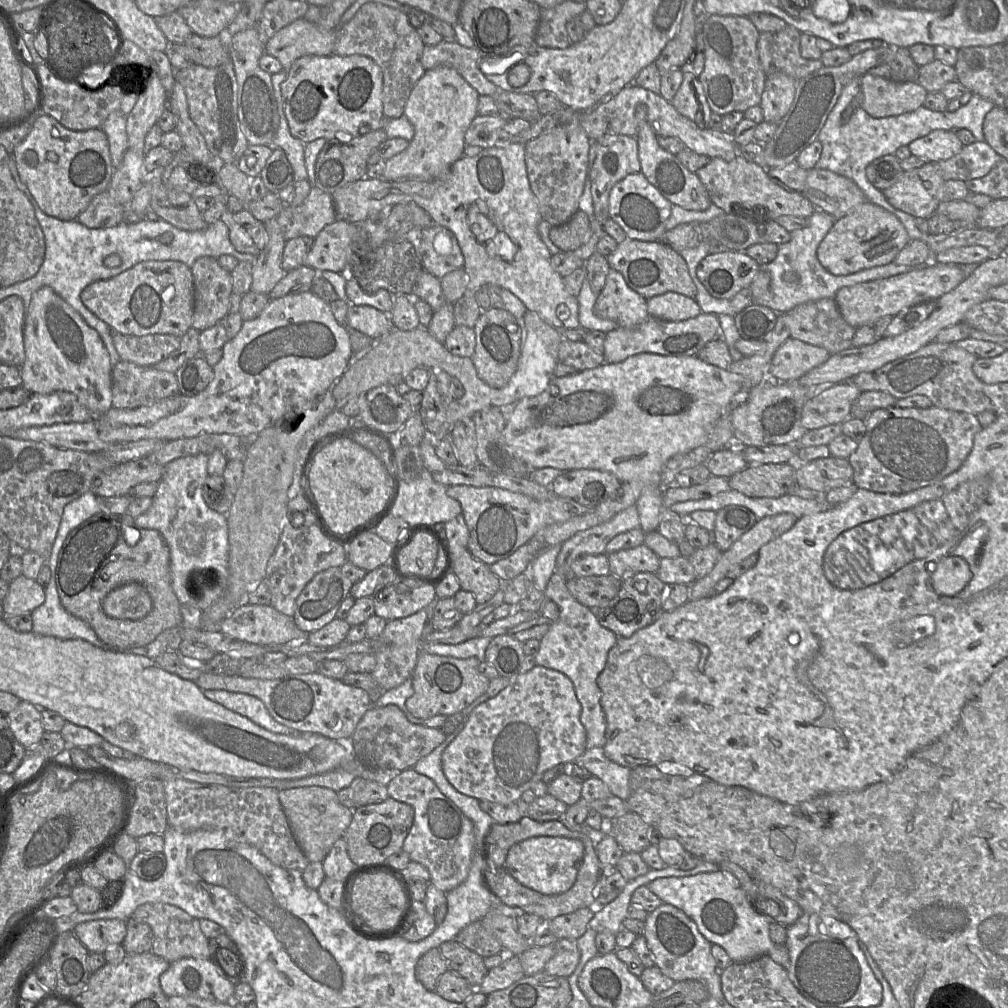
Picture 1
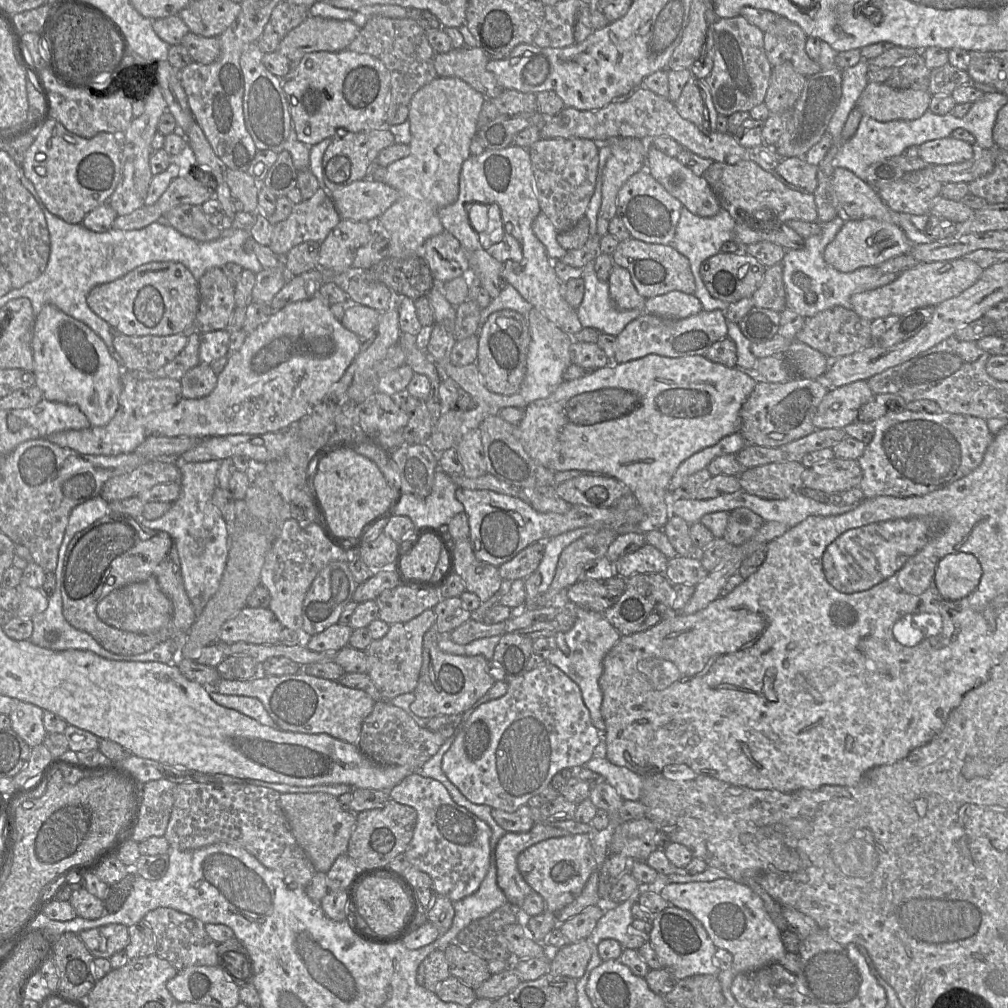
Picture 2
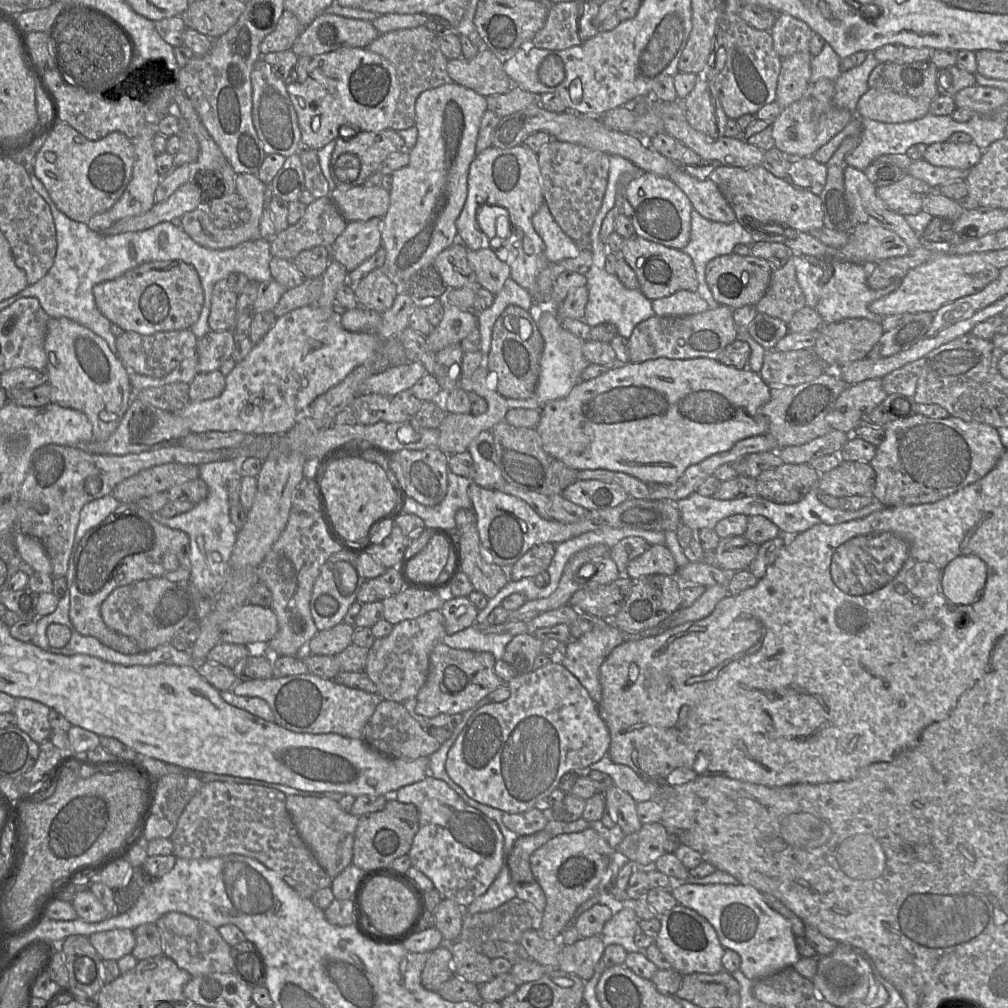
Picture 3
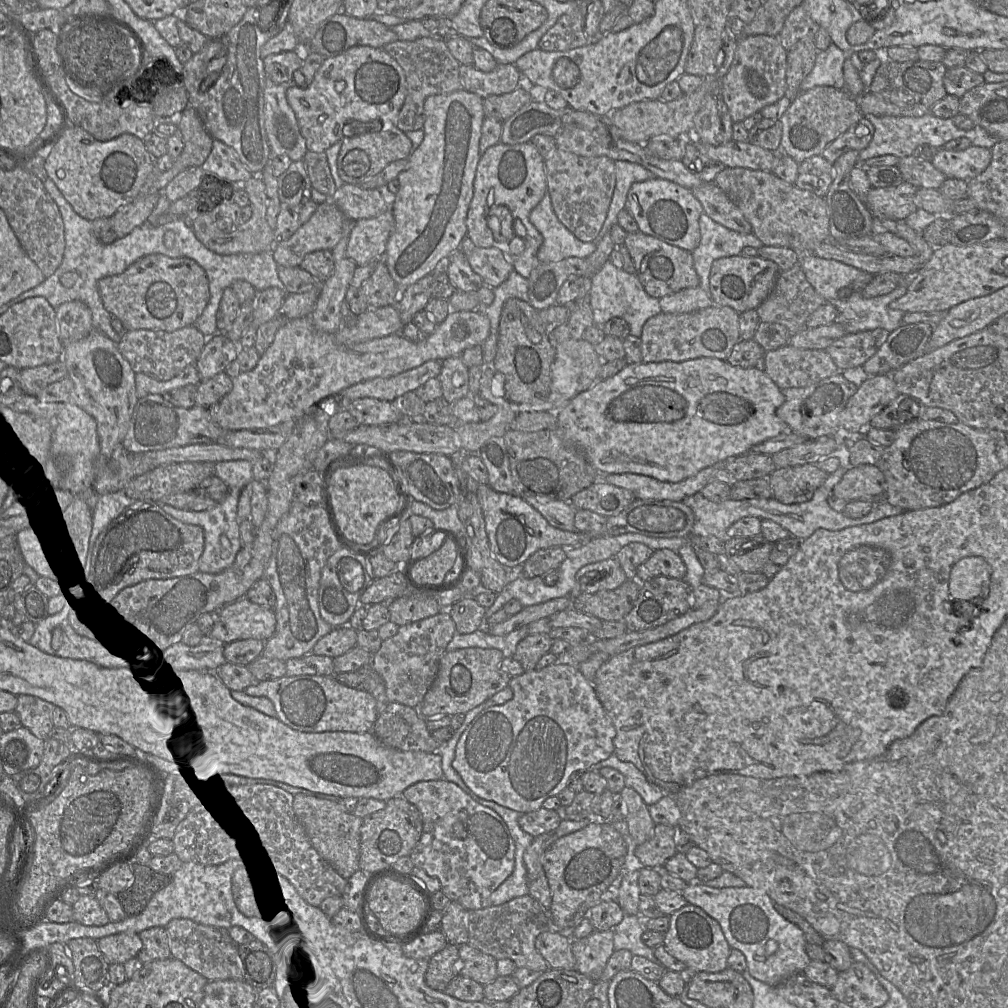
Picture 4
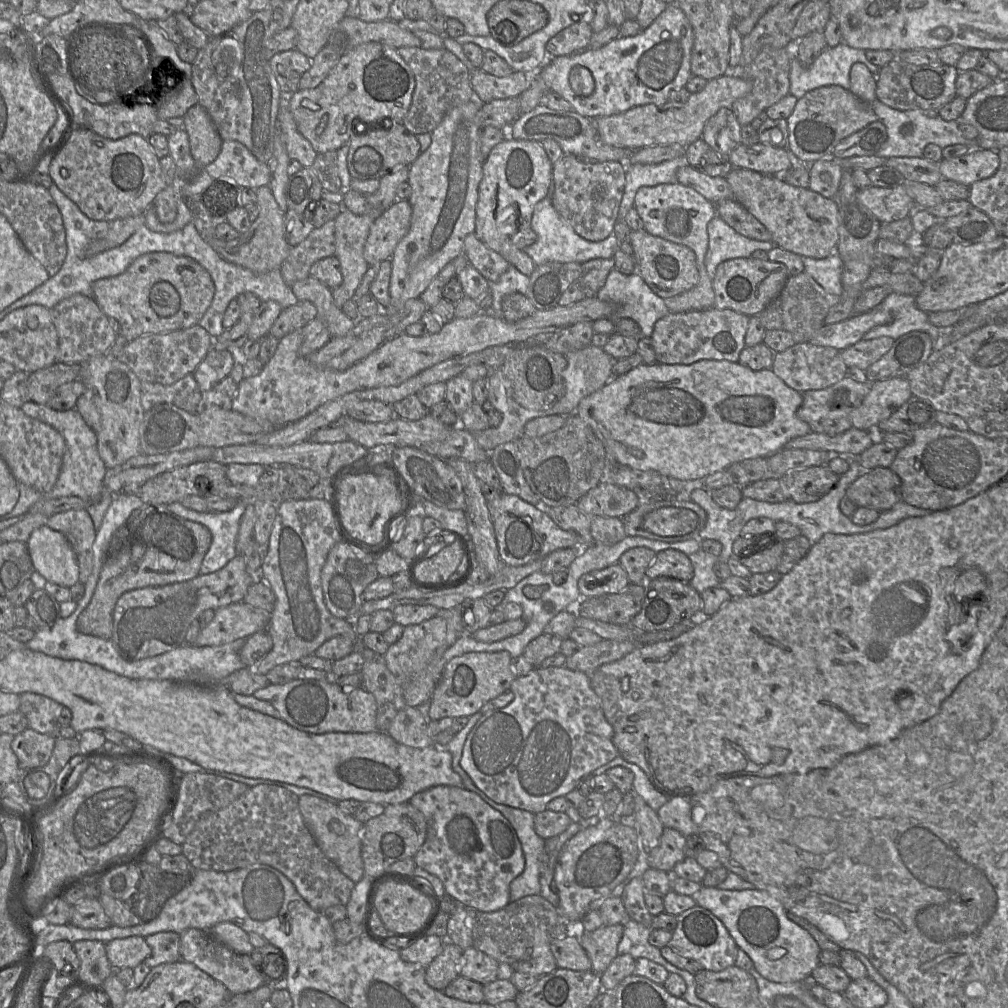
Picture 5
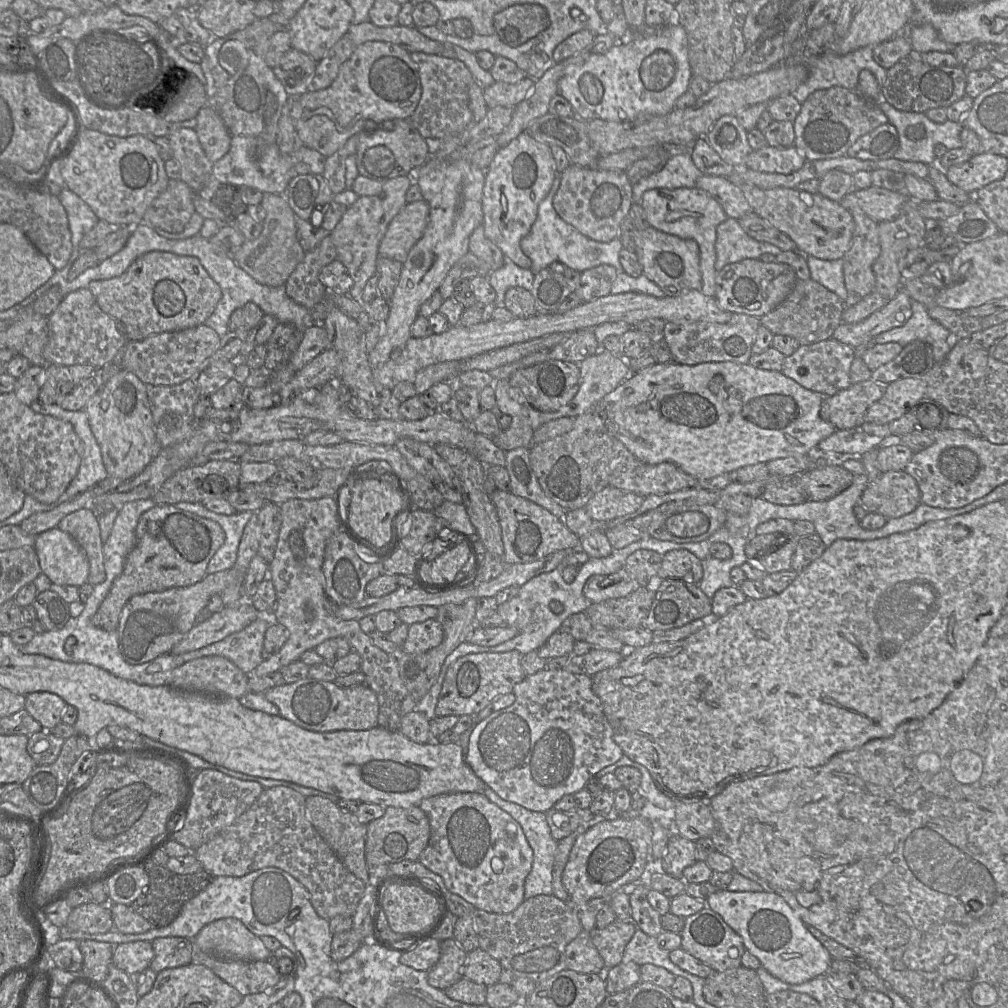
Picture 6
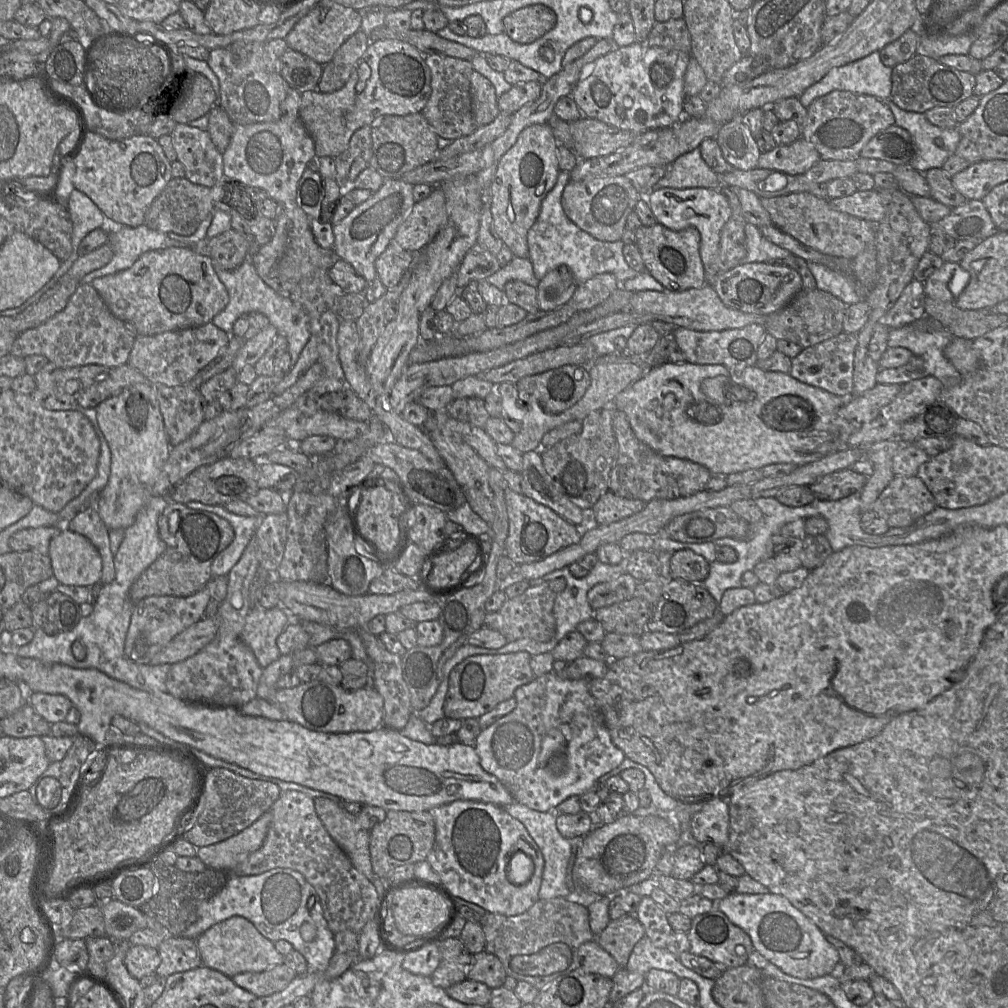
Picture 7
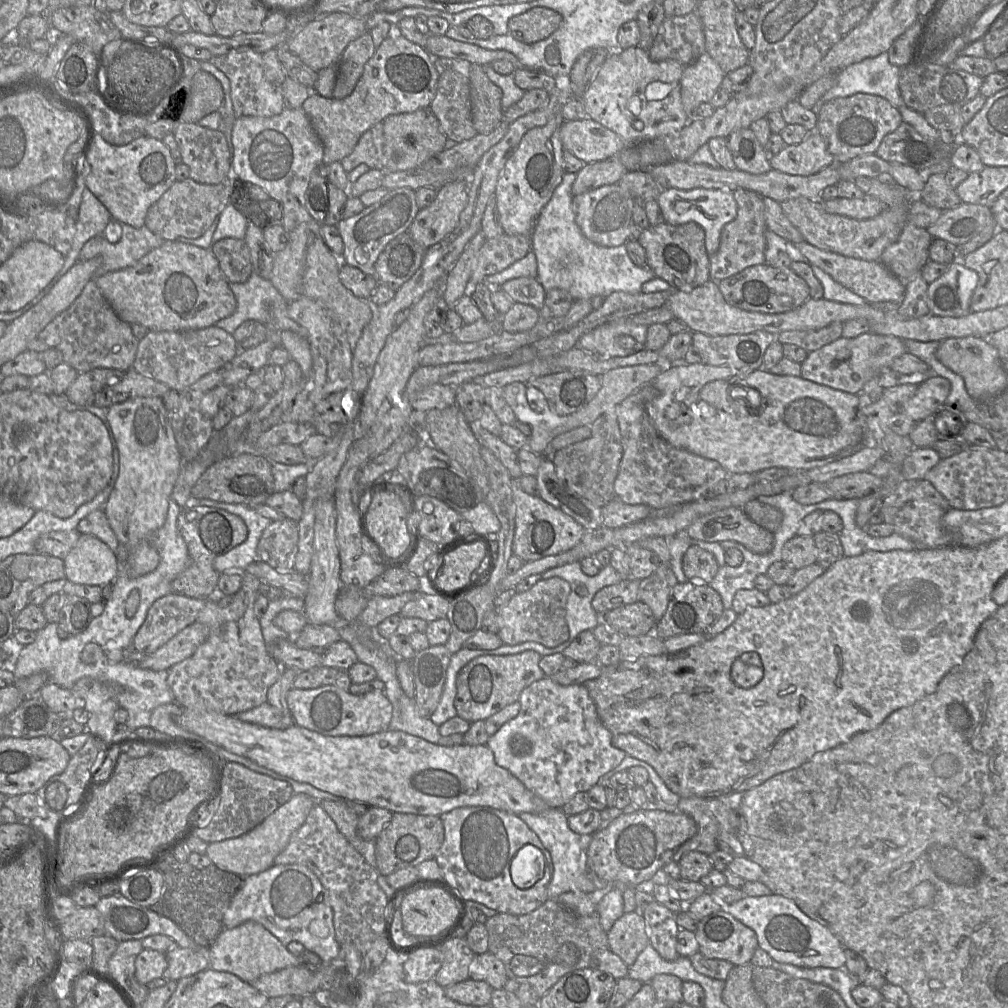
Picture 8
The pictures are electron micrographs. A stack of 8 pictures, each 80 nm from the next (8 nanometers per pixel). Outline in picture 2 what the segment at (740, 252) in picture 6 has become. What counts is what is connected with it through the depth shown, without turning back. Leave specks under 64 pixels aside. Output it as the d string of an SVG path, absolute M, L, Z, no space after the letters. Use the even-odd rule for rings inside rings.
M684 206L681 209L676 234L671 245L688 258L696 284L695 295L700 300L704 311L722 310L725 312L728 307L728 303L714 298L709 293L701 278L700 267L705 260L720 253L724 243L733 239L735 225L734 218L723 208L712 217L695 215Z

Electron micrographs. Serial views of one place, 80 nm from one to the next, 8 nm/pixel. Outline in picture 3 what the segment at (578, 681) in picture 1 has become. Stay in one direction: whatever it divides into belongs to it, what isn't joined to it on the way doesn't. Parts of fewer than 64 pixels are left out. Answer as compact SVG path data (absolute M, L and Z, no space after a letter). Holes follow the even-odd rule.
M607 621L606 625L597 625L578 639L572 639L564 643L561 652L556 656L556 660L551 660L551 662L559 662L569 670L598 705L601 700L600 666L612 650L620 645L624 639L625 635L612 622Z

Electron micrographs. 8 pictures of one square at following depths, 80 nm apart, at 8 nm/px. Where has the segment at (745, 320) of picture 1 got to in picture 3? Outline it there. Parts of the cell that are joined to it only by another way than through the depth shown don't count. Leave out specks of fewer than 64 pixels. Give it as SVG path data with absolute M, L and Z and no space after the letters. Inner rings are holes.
M758 312L746 332L768 351L775 350L778 341L785 337L789 330L787 324L781 319Z

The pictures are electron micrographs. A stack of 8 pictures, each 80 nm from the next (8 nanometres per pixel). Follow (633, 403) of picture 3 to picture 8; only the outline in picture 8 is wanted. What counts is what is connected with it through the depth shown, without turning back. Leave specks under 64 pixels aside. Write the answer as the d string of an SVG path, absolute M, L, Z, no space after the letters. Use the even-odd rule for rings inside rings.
M672 363L664 366L662 372L649 383L651 383L656 388L657 394L646 404L645 409L650 421L658 431L659 435L674 447L682 448L696 455L719 462L722 467L730 474L757 473L763 469L771 467L781 467L790 469L792 471L805 471L851 456L858 452L861 447L864 446L864 444L866 445L866 430L863 423L863 418L859 412L858 394L851 394L841 390L836 390L825 385L817 384L807 379L803 379L800 376L776 375L768 370L765 370L764 368L756 369L749 373L742 373L737 370L732 370L727 366L713 366L703 363ZM730 378L733 378L734 380L735 384L733 386L742 385L756 389L762 398L761 408L753 411L747 407L748 401L746 401L745 397L748 396L749 391L745 389L740 391L736 388L734 393L732 393L732 399L740 400L740 403L739 409L732 409L730 412L716 408L700 398L701 389L706 383L719 379L727 380Z

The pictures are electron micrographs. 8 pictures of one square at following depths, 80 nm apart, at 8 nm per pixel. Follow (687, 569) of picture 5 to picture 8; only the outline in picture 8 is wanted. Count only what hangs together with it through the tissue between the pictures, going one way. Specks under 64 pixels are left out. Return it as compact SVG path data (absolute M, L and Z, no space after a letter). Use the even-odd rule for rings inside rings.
M690 546L682 558L682 569L687 581L710 583L719 564L714 555L698 546Z

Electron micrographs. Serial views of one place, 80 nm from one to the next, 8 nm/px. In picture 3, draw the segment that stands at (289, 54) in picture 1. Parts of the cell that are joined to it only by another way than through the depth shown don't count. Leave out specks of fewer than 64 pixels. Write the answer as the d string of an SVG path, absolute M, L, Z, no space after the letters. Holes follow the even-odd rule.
M323 13L304 27L291 51L298 57L348 48L367 48L380 32L371 21Z

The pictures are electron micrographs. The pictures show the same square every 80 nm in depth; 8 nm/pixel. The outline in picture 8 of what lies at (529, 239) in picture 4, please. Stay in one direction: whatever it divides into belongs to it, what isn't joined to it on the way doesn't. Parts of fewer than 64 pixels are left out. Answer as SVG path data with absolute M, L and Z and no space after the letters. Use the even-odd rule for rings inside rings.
M563 106L553 110L546 125L533 128L522 137L517 149L499 174L494 197L499 222L505 234L521 235L532 232L540 211L562 181L565 173L564 149L560 139L560 128L565 122L562 116Z

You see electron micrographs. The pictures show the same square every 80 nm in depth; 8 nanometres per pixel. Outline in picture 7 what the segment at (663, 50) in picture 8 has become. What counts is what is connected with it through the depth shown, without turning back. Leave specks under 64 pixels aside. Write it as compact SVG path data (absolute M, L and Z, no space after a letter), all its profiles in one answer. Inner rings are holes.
M683 18L656 22L646 43L652 47L691 54L691 36Z

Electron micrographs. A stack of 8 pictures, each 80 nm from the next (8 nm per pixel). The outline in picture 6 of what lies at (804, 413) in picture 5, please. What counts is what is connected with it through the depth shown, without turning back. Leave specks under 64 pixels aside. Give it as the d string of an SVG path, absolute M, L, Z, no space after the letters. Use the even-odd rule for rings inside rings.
M872 380L852 383L834 395L825 396L820 416L837 430L859 426L864 423L868 408L883 396L885 386Z

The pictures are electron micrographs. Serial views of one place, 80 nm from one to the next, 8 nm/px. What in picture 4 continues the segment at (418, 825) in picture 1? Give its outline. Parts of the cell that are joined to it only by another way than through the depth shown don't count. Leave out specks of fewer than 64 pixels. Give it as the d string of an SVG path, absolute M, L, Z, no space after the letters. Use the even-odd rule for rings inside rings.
M444 779L415 783L400 796L415 805L422 816L422 835L410 855L414 866L424 870L428 876L437 878L441 892L466 910L489 907L491 894L512 874L515 867L515 842L502 817L476 802L457 784Z

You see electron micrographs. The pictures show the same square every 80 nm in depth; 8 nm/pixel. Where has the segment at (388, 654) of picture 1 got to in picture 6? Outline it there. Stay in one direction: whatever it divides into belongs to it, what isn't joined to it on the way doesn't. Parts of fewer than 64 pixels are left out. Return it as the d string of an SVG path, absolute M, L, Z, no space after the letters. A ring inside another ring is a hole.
M428 619L409 625L407 638L401 649L406 653L422 653L437 647L442 640L442 625L436 619Z

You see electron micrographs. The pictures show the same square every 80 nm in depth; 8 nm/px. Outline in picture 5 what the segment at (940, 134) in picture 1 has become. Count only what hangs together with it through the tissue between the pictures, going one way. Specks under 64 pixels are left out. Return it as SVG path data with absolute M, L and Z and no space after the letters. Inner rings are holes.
M973 148L965 155L943 158L939 171L945 179L970 186L972 183L992 176L999 167L998 151Z

